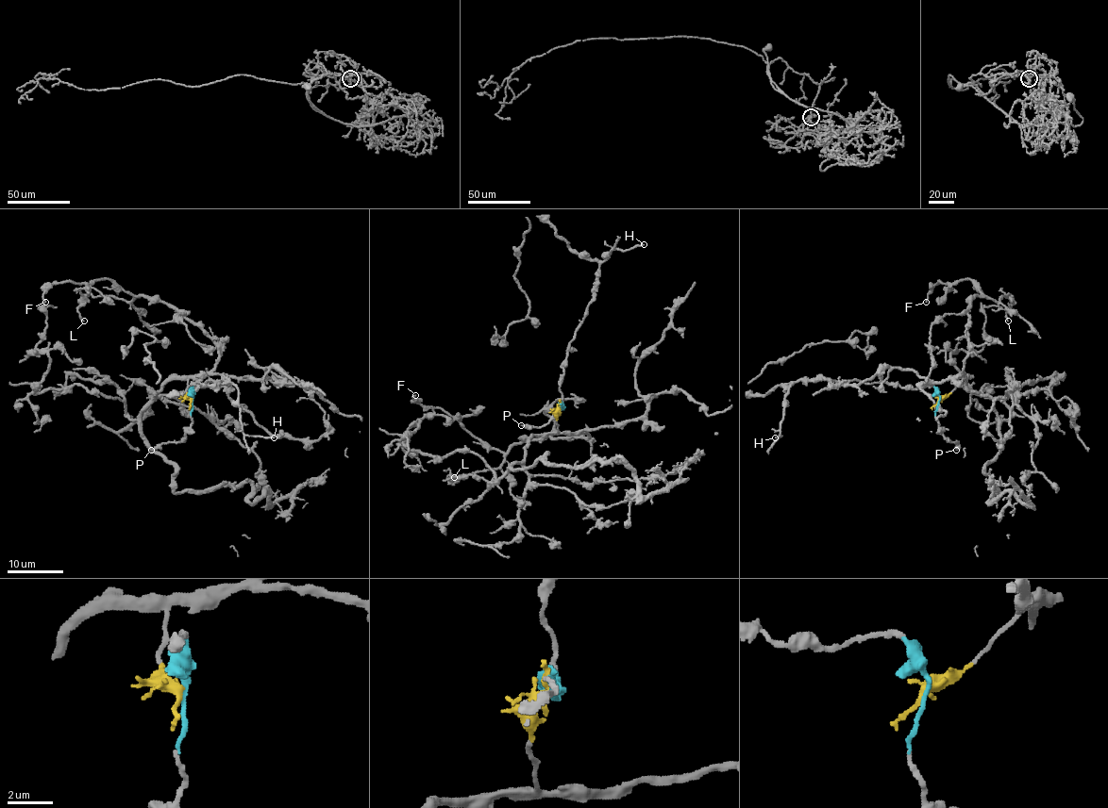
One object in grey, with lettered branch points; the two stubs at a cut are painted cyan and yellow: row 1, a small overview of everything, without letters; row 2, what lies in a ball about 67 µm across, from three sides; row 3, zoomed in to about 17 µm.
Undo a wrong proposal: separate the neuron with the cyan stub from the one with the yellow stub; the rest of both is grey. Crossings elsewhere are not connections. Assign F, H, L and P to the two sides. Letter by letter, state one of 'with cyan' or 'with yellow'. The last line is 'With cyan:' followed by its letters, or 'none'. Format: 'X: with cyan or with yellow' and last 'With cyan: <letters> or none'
F: with yellow
H: with cyan
L: with yellow
P: with cyan
With cyan: H, P

